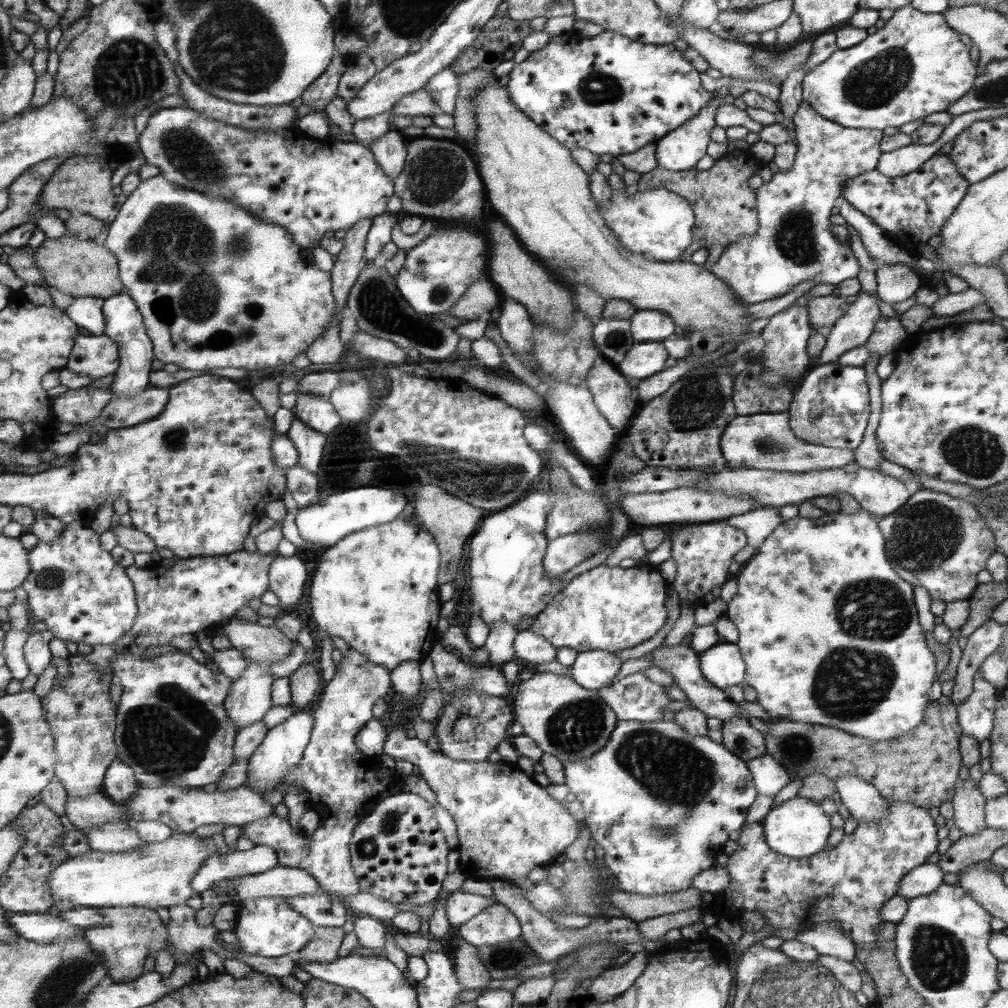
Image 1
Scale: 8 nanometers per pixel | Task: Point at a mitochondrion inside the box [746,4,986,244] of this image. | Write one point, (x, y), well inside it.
(874, 82)

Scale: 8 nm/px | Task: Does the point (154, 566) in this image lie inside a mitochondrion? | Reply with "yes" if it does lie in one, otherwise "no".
no

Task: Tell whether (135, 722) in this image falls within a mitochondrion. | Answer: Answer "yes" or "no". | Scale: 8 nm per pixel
yes

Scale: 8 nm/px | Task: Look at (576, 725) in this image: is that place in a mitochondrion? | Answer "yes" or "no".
yes

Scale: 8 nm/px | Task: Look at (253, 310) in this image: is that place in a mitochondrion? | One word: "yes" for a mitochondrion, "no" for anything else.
yes

